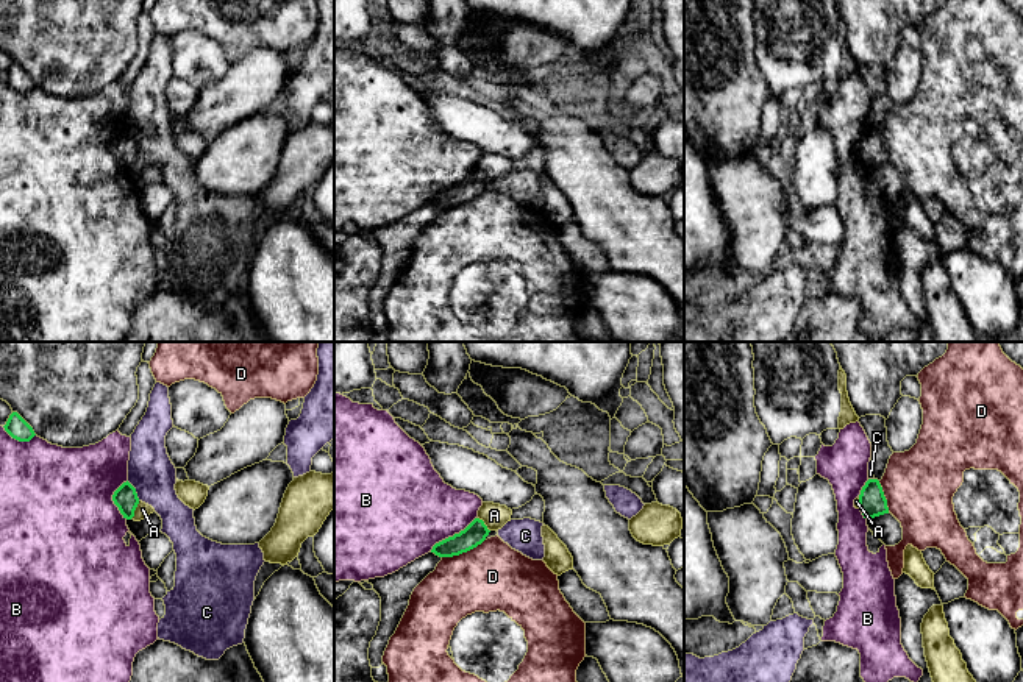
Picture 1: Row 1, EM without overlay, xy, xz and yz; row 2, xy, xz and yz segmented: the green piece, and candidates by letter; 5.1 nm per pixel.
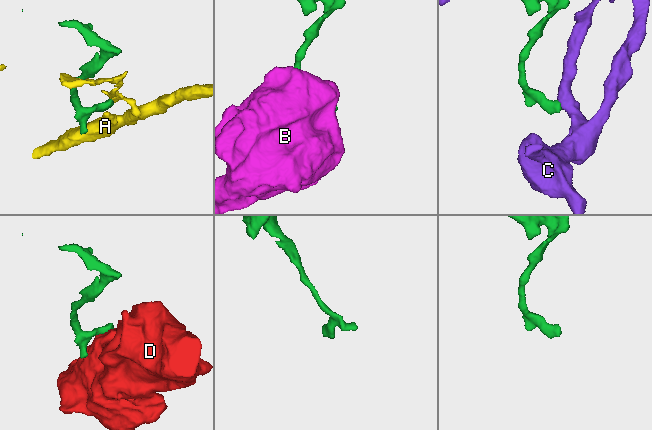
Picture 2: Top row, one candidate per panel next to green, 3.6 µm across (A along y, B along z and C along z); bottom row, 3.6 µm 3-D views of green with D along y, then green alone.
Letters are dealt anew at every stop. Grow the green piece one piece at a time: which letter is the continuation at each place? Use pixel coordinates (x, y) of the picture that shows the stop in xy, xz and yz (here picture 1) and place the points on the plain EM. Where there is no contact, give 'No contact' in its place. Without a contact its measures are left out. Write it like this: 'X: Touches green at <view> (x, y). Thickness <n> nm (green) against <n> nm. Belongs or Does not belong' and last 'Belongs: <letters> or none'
A: Touches green at xy (135, 159). Thickness 120 nm (green) against 70 nm. Does not belong
B: Touches green at xz (453, 186). Thickness 110 nm (green) against 420 nm. Does not belong
C: Touches green at xy (135, 141). Thickness 120 nm (green) against 240 nm. Does not belong
D: Touches green at xz (463, 202). Thickness 110 nm (green) against 360 nm. Does not belong
Belongs: none

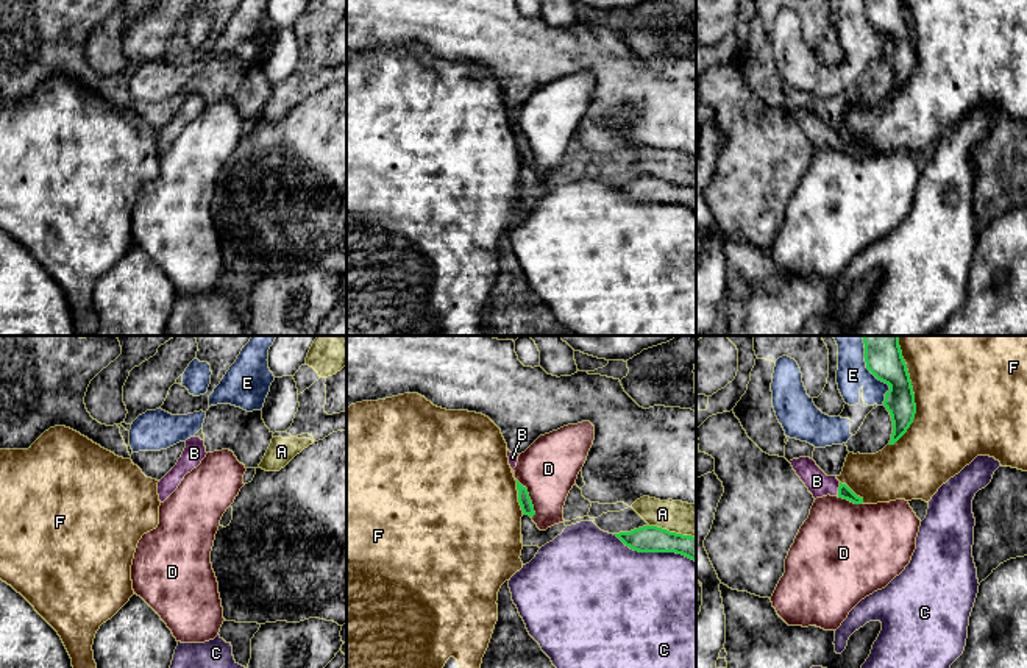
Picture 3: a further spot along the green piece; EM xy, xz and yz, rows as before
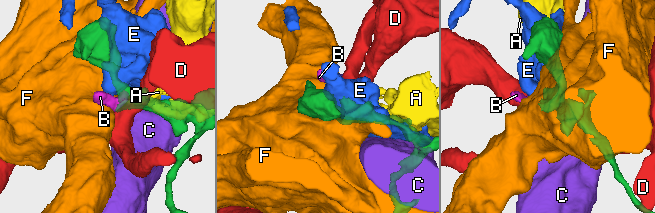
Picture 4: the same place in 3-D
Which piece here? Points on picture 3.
A: Touches green at xz (673, 183). Thickness 140 nm (green) against 170 nm. Does not belong
B: Touches green at yz (838, 139). Thickness 70 nm (green) against 120 nm. Belongs
C: Touches green at xz (654, 202). Thickness 140 nm (green) against 500 nm. Does not belong
D: Touches green at xz (529, 149). Thickness 70 nm (green) against 300 nm. Does not belong
E: Touches green at yz (879, 30). Thickness 170 nm (green) against 160 nm. Does not belong
F: Touches green at yz (913, 50). Thickness 170 nm (green) against 480 nm. Does not belong
Belongs: B

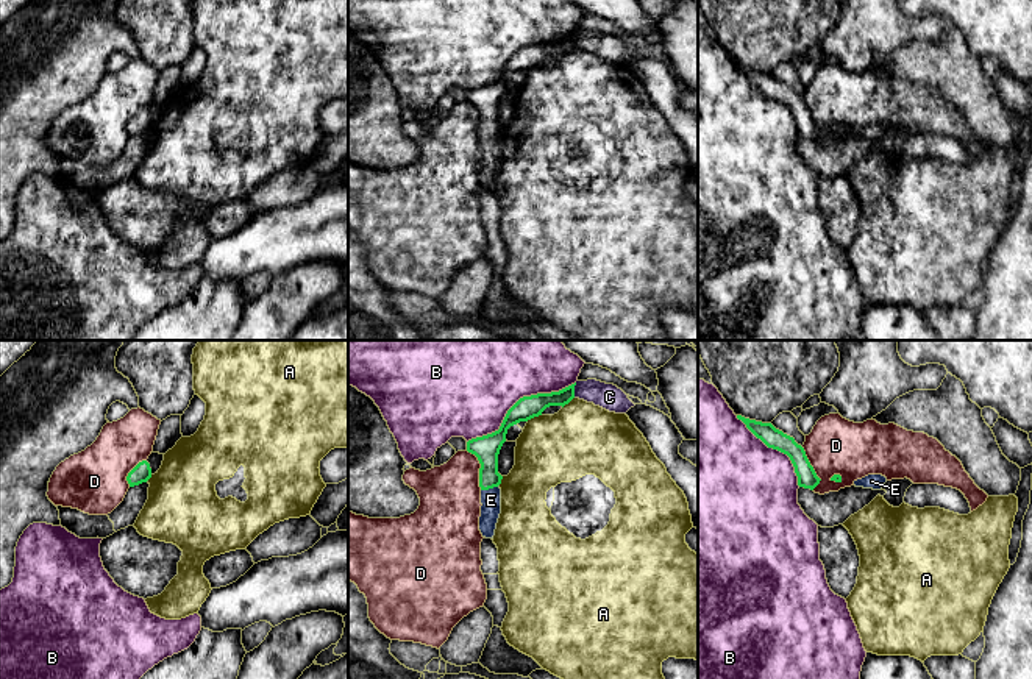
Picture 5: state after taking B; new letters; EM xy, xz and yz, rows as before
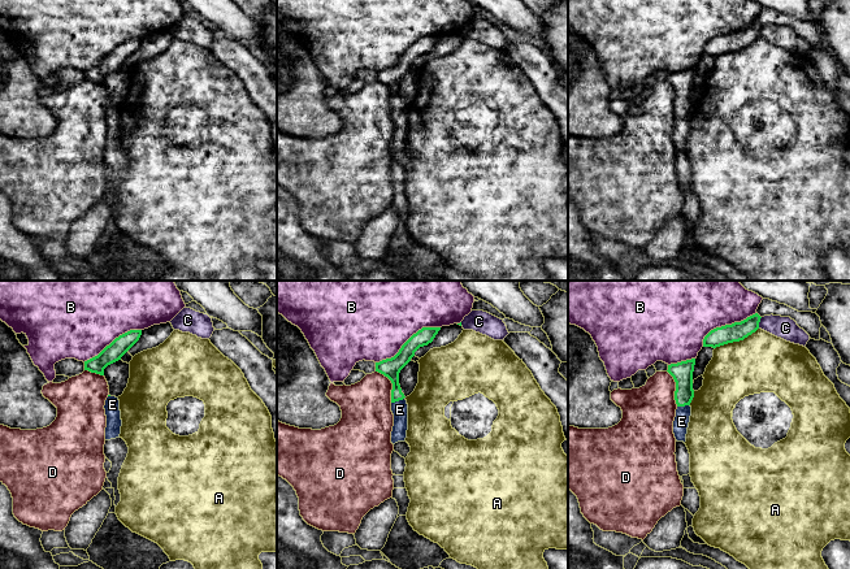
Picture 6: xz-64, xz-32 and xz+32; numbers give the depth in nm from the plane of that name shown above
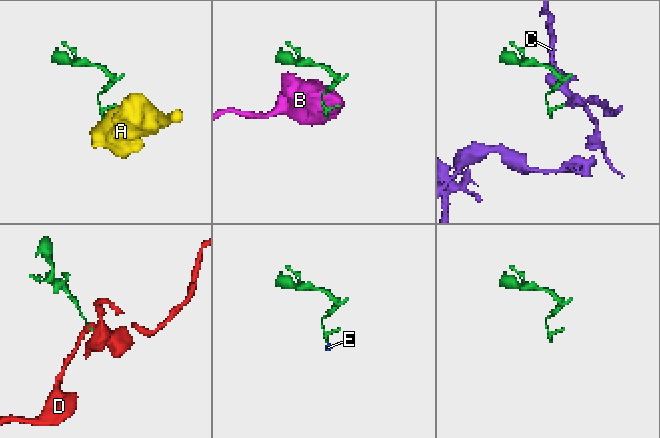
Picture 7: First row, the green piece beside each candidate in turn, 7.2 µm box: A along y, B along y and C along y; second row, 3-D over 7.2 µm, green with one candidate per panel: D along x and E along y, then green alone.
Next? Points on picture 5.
A: Touches green at xz (533, 67). Thickness 120 nm (green) against 360 nm. Does not belong
B: Touches green at xz (517, 52). Thickness 120 nm (green) against 440 nm. Does not belong
C: Touches green at xz (573, 41). Thickness 120 nm (green) against 140 nm. Does not belong
D: Touches green at xz (480, 119). Thickness 140 nm (green) against 320 nm. Does not belong
E: Touches green at xz (489, 138). Thickness 140 nm (green) against 110 nm. Belongs
Belongs: E

